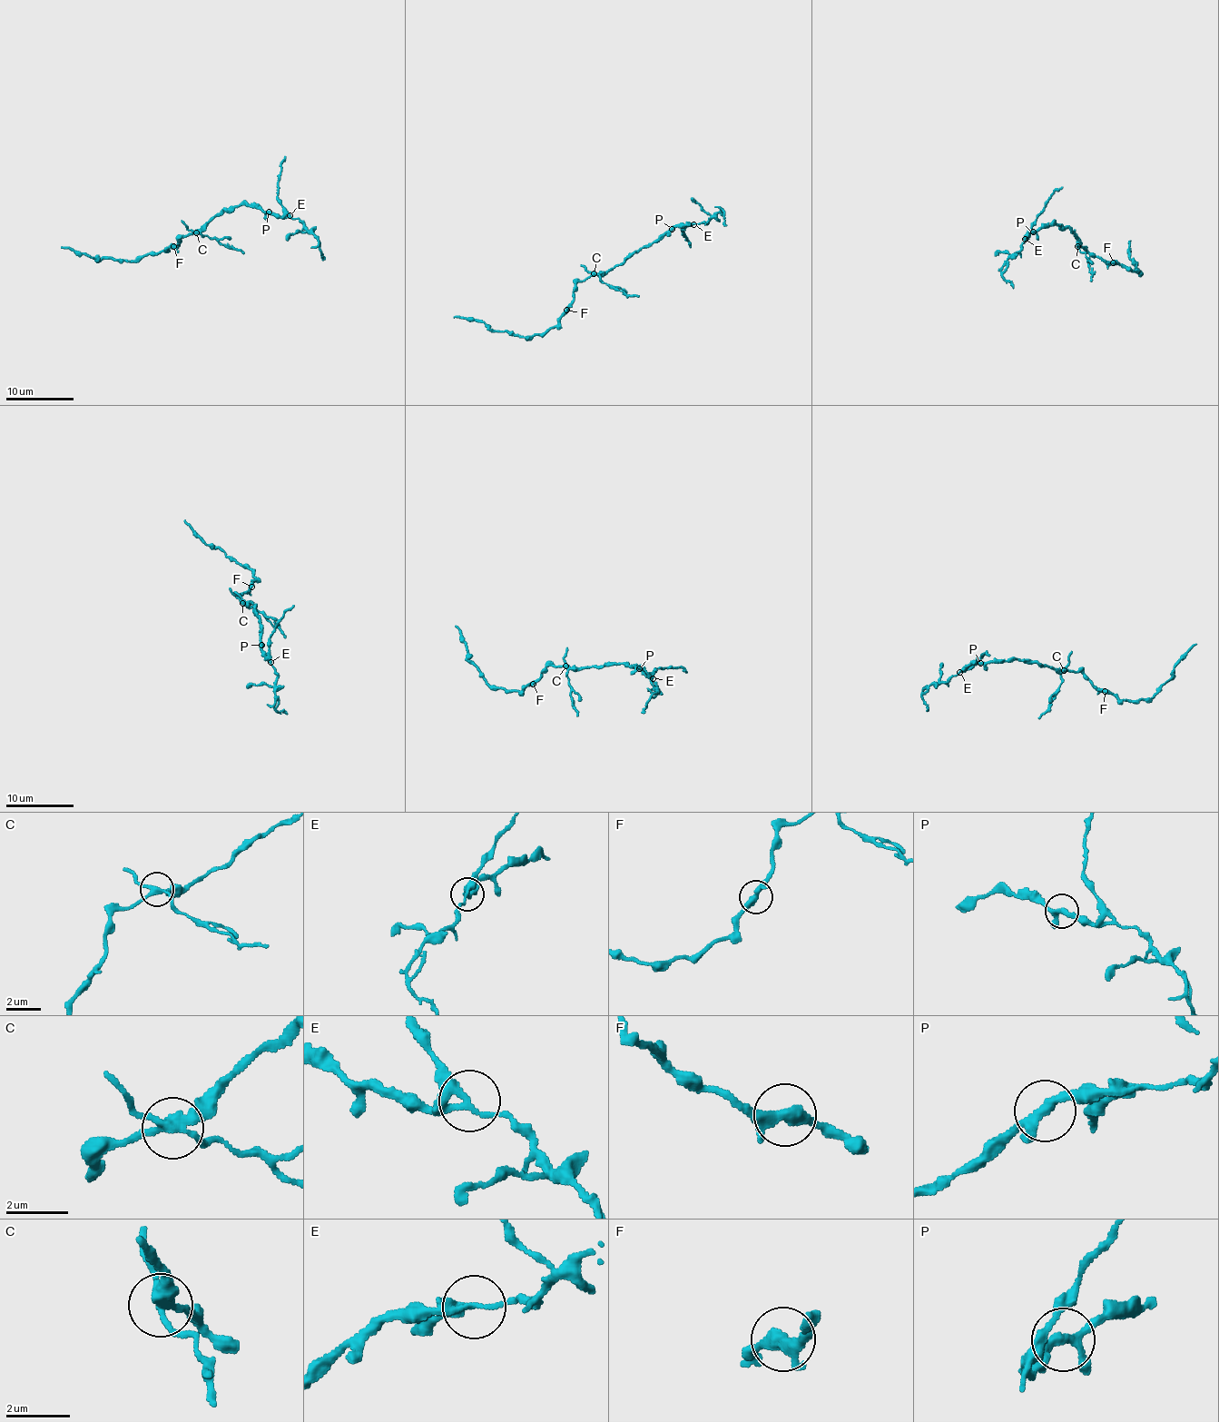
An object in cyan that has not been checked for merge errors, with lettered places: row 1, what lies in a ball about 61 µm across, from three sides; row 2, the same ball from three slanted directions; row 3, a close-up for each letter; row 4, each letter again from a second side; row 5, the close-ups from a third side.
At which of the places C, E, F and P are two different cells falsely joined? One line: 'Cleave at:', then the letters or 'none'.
Cleave at: C, E

